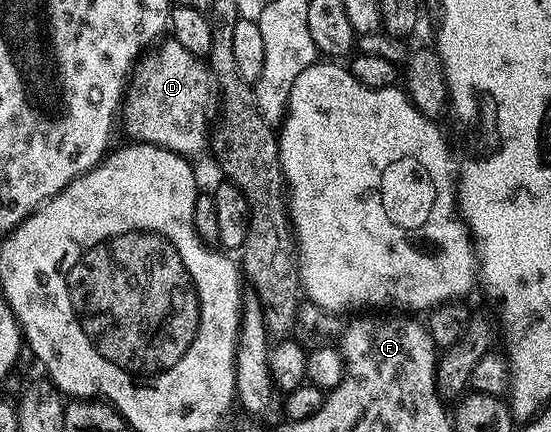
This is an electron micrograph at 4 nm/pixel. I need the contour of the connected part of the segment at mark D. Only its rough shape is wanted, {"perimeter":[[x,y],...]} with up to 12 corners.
{"perimeter":[[169,37],[123,104],[130,140],[194,157],[218,114],[204,58]]}

